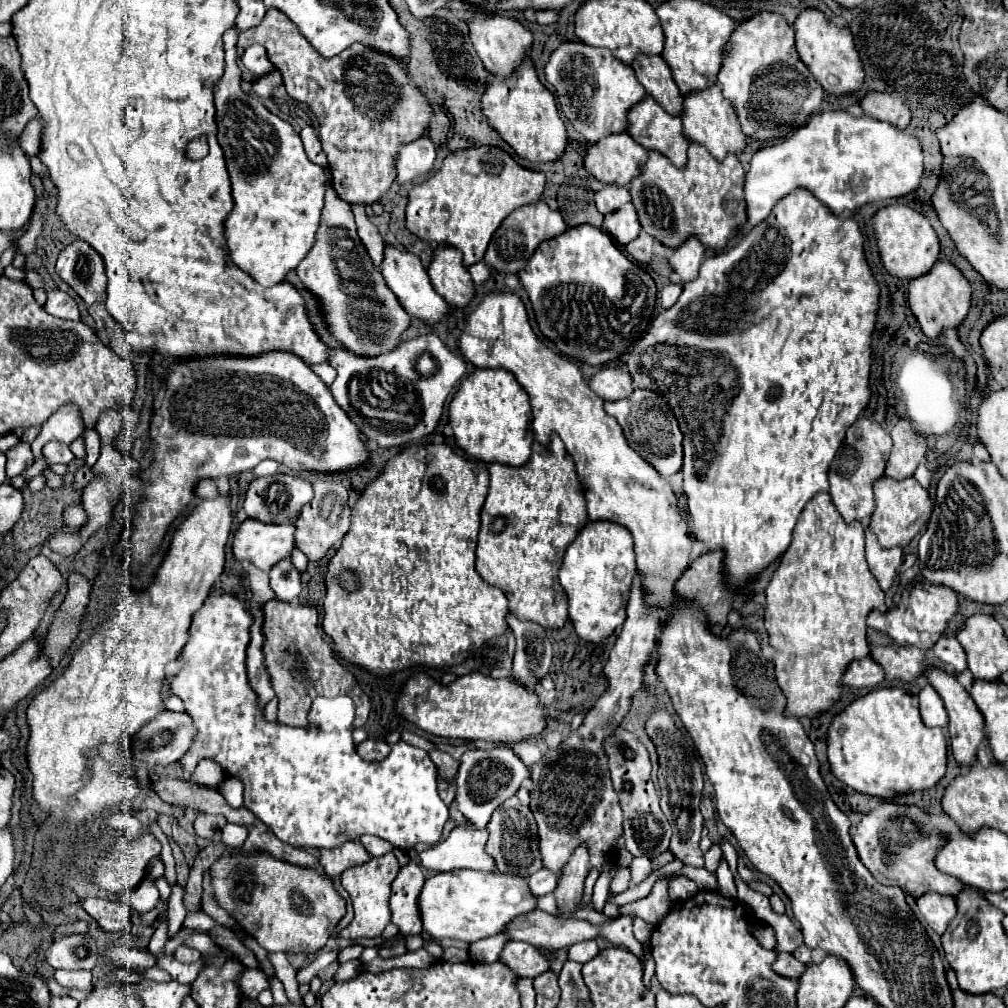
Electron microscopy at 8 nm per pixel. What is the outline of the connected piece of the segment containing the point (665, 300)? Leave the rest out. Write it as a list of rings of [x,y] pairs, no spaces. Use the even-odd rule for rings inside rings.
[[[670,283],[670,285],[666,285],[666,287],[662,289],[660,297],[658,297],[660,307],[664,307],[664,309],[672,307],[672,305],[678,301],[680,293],[682,293],[682,283]]]

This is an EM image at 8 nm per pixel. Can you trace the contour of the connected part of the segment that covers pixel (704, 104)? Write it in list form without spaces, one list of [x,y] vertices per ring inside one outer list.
[[[718,85],[706,87],[698,93],[688,93],[684,95],[684,107],[682,107],[682,123],[684,123],[684,135],[690,141],[700,143],[706,147],[718,161],[726,157],[726,153],[738,153],[746,145],[746,135],[740,129],[738,117],[734,113],[734,107],[730,101],[724,99],[722,89]]]

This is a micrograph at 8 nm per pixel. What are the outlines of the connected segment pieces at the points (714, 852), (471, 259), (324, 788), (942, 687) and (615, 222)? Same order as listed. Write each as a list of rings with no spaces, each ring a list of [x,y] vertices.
[[[712,845],[710,849],[704,854],[704,868],[716,869],[718,863],[720,863],[720,857],[722,857],[722,851],[718,845]]]
[[[500,147],[452,151],[440,171],[410,189],[406,227],[424,241],[454,245],[464,253],[464,265],[470,267],[482,261],[494,231],[514,209],[540,201],[544,185],[544,173],[518,165],[512,155]]]
[[[214,595],[214,597],[206,599],[206,603],[202,605],[202,609],[198,609],[198,613],[194,613],[194,621],[190,625],[190,641],[182,649],[182,657],[186,659],[186,665],[184,665],[184,669],[178,675],[174,675],[170,679],[172,681],[172,693],[178,695],[186,703],[186,713],[192,715],[194,725],[198,729],[198,741],[194,743],[194,749],[190,749],[190,753],[186,753],[186,757],[182,757],[182,761],[180,761],[184,765],[184,771],[192,773],[200,759],[218,761],[228,775],[234,775],[234,777],[244,781],[244,807],[250,809],[264,825],[268,825],[280,841],[286,841],[288,845],[294,845],[294,847],[320,847],[320,849],[322,847],[334,847],[334,845],[340,845],[342,841],[348,841],[348,839],[360,839],[364,833],[382,837],[382,839],[390,841],[394,847],[400,847],[402,851],[414,849],[416,843],[426,843],[426,845],[438,843],[440,835],[442,835],[442,827],[444,827],[444,823],[448,821],[450,815],[448,815],[448,805],[438,795],[438,787],[436,787],[436,775],[438,773],[436,773],[436,765],[432,763],[428,753],[424,749],[420,749],[420,747],[414,747],[414,745],[408,745],[408,743],[400,741],[400,743],[392,745],[392,751],[390,751],[390,755],[384,761],[368,763],[362,757],[358,757],[354,741],[352,741],[354,703],[352,703],[350,697],[334,697],[334,699],[316,697],[314,705],[310,709],[310,727],[308,729],[284,727],[282,723],[276,723],[276,721],[268,723],[264,719],[264,715],[262,715],[262,709],[256,705],[254,691],[250,689],[250,685],[246,681],[246,645],[250,641],[248,629],[250,629],[250,617],[244,611],[244,605],[232,595]]]
[[[930,667],[926,669],[924,679],[938,691],[938,695],[944,701],[946,713],[948,713],[948,731],[950,731],[950,747],[952,747],[952,755],[960,765],[972,765],[976,761],[976,751],[980,741],[984,739],[984,721],[982,721],[982,713],[976,707],[974,699],[970,697],[970,693],[958,683],[954,673],[948,673],[940,667]]]
[[[626,203],[620,209],[616,209],[612,213],[606,213],[604,215],[604,229],[612,235],[612,239],[618,245],[626,245],[634,237],[638,237],[642,227],[640,227],[640,221],[636,217],[636,211],[634,211],[632,203]]]

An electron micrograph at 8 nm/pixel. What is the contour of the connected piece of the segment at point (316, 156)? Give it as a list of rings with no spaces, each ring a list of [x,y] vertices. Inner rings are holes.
[[[304,127],[302,131],[300,131],[300,137],[302,137],[302,143],[304,143],[304,147],[306,147],[306,153],[310,155],[310,159],[314,161],[314,163],[318,163],[318,165],[326,165],[326,155],[322,153],[322,149],[320,149],[320,141],[318,141],[318,137],[316,137],[316,131],[314,131],[314,127]]]

